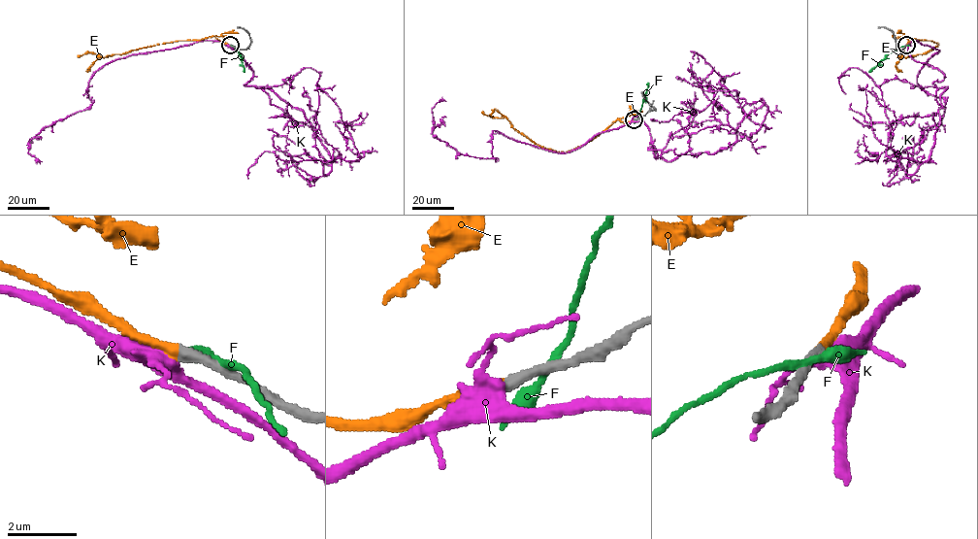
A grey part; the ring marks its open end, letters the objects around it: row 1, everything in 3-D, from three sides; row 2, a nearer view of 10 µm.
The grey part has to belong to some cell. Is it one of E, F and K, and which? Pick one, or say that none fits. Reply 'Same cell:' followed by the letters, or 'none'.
Same cell: E

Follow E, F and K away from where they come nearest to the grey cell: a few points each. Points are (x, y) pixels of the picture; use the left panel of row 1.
E: (230, 45), (210, 36), (157, 44), (102, 57), (86, 52), (79, 56)
F: (232, 46), (241, 56), (244, 71)
K: (230, 46), (253, 71), (244, 84), (300, 109), (332, 162), (357, 161), (320, 73), (303, 68), (289, 93)

